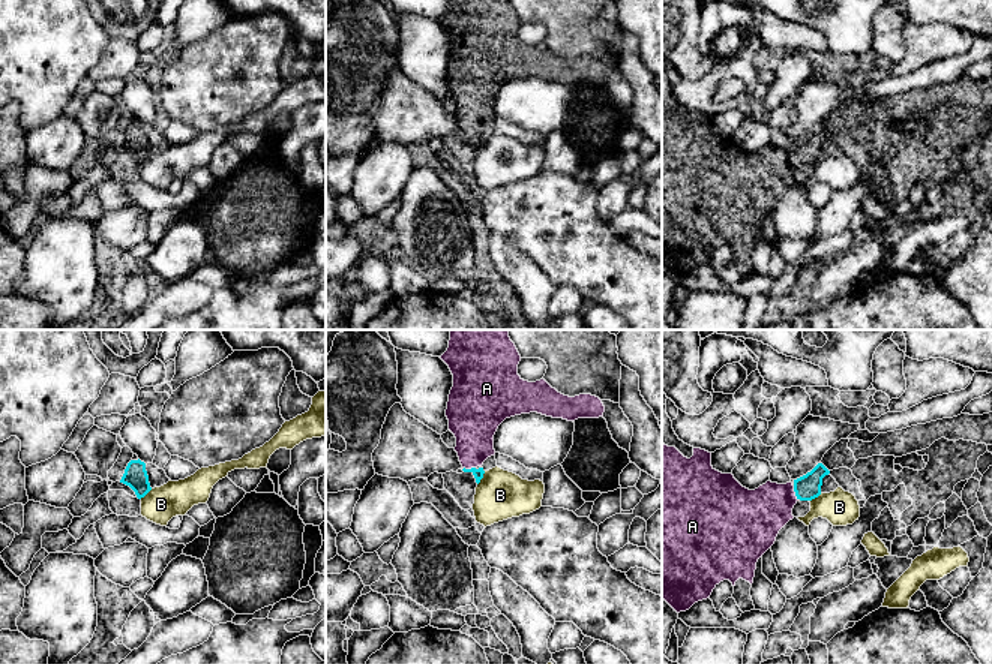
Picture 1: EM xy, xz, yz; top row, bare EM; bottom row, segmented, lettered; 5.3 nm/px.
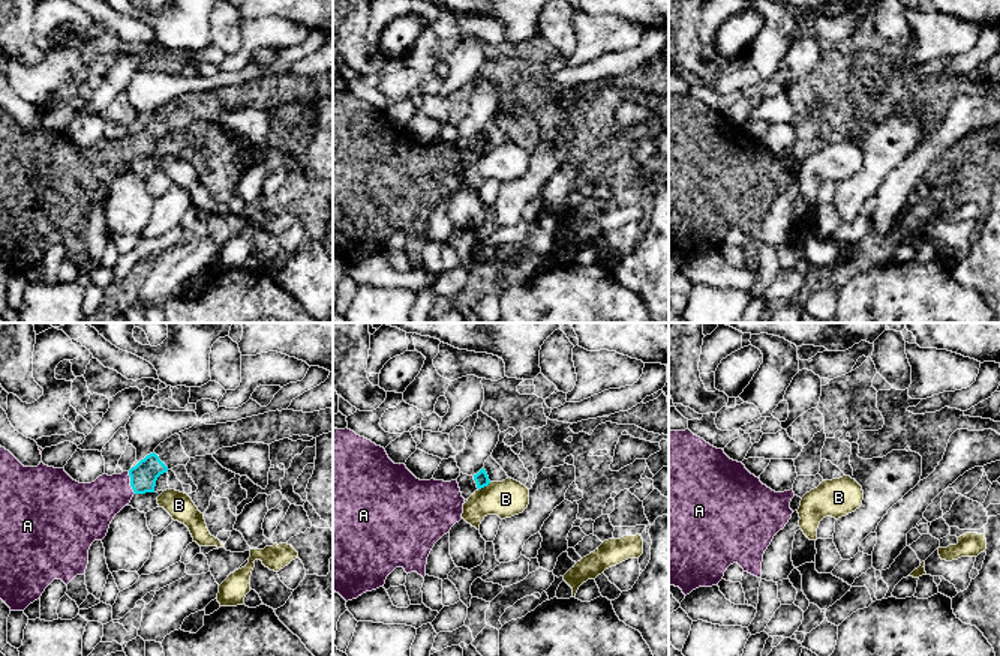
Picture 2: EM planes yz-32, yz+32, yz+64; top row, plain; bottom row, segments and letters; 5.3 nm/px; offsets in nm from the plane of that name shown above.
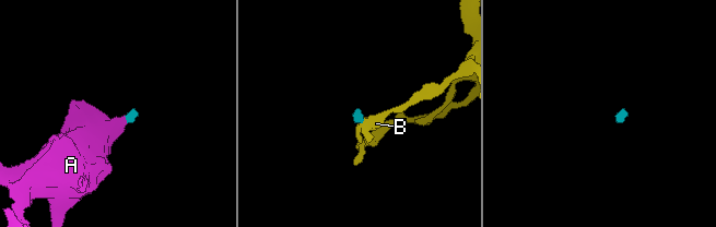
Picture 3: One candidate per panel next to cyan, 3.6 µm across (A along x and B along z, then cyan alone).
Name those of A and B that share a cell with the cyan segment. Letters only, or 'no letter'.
A

